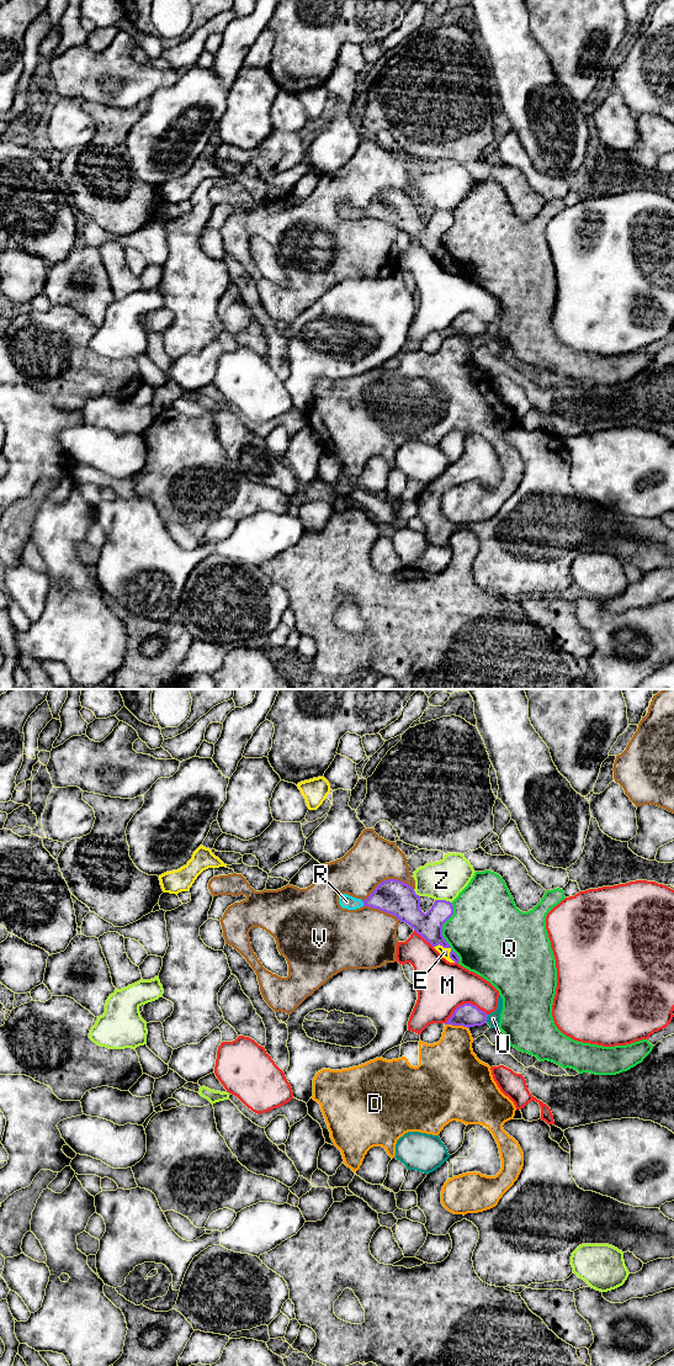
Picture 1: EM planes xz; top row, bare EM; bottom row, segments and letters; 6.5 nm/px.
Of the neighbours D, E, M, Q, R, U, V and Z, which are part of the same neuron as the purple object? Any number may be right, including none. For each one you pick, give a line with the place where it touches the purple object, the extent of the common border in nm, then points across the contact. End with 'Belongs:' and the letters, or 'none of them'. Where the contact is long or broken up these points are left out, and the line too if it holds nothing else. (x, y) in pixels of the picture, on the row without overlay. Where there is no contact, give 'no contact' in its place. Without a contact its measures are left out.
R: xz (362, 211) | 40 nm | across xz (393, 206), (362, 211), (346, 211)
Belongs: R

